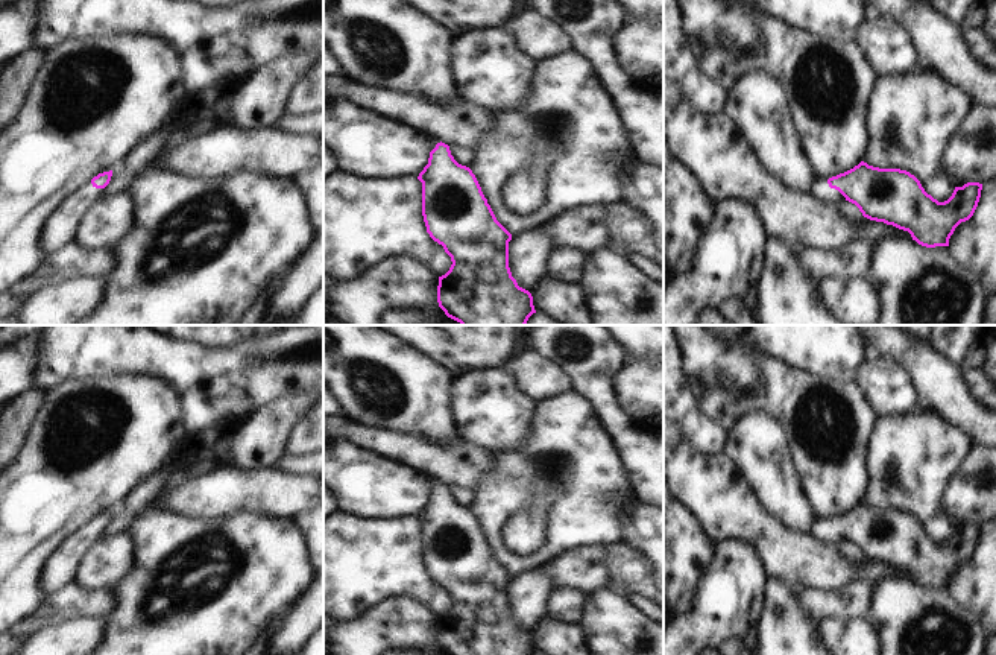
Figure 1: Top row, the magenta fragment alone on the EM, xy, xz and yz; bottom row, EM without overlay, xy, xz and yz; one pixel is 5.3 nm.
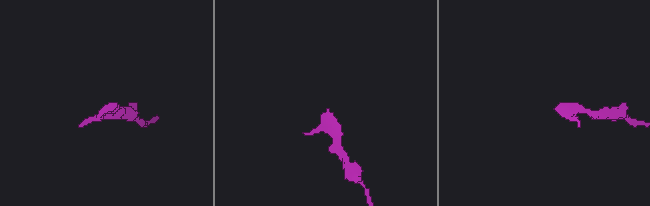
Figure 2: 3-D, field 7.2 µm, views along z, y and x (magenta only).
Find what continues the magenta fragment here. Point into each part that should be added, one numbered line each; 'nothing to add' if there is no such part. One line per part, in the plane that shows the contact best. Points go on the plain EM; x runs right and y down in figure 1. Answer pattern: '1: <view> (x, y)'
1: yz (820, 529)

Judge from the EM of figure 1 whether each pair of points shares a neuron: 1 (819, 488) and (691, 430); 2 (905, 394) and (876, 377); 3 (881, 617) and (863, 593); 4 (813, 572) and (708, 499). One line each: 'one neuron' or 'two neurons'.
1: two neurons
2: one neuron
3: two neurons
4: one neuron

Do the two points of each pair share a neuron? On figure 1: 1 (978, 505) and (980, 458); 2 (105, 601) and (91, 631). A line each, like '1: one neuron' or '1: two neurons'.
1: one neuron
2: two neurons

